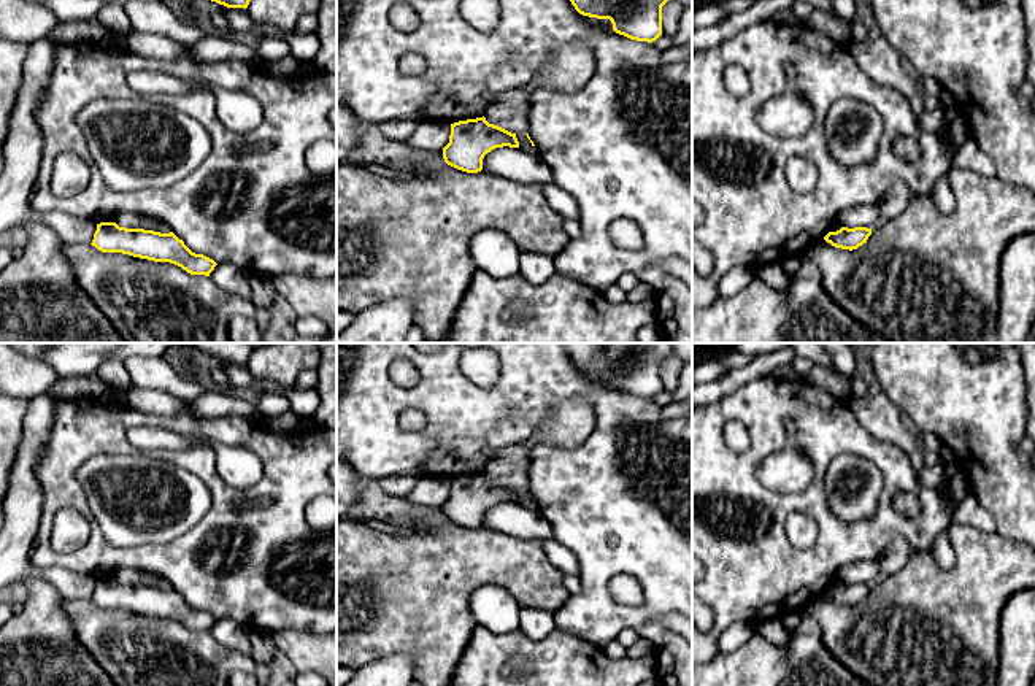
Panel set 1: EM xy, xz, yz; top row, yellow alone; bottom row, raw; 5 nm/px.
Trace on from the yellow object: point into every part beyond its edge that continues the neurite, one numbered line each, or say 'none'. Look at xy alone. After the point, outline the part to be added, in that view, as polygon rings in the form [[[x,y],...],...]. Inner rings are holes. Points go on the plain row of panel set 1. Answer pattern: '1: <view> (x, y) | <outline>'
none

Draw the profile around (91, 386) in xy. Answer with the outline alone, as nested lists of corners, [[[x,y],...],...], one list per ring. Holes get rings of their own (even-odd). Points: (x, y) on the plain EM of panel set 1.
[[[97,373],[86,375],[86,376],[59,378],[46,392],[57,399],[65,397],[65,395],[103,399],[113,394],[111,387],[106,386],[98,378]]]

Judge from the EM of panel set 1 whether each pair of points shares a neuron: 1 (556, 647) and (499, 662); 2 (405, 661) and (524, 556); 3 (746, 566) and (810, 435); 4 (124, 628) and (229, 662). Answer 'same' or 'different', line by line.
1: same
2: different
3: same
4: same

